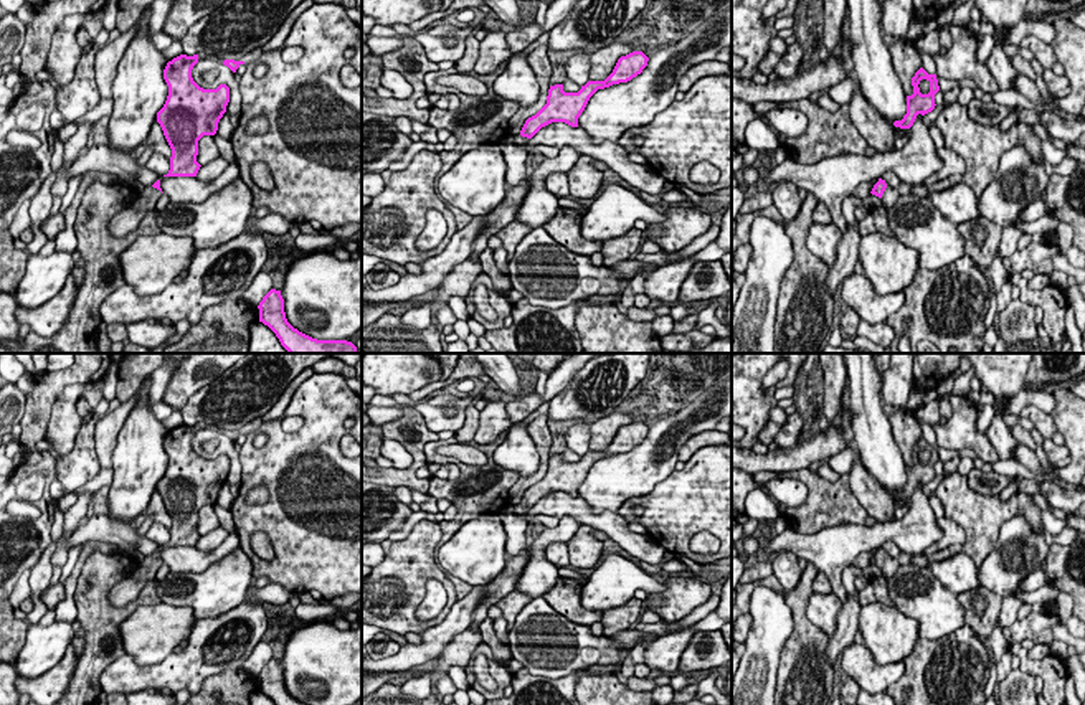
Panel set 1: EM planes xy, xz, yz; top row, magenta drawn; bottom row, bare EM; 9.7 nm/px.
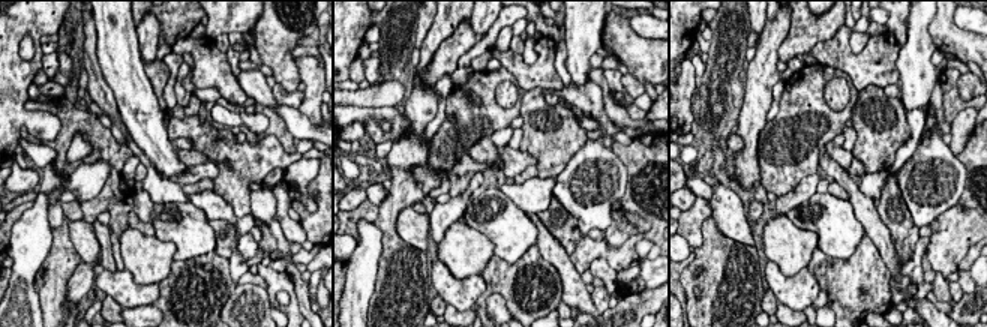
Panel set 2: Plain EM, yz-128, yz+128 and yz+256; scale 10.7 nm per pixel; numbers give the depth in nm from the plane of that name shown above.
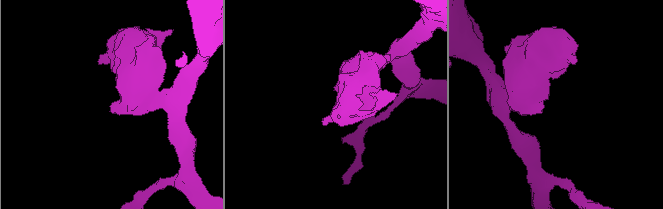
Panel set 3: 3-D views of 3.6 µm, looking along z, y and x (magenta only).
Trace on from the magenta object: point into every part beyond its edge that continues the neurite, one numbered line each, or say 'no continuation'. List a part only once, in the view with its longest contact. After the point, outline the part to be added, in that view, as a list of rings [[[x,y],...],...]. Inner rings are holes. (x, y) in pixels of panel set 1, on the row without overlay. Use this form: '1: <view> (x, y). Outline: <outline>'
1: yz (890, 565). Outline: [[[887,555],[884,565],[882,565],[882,571],[884,571],[884,578],[888,580],[898,568],[898,561],[893,560],[892,556]]]

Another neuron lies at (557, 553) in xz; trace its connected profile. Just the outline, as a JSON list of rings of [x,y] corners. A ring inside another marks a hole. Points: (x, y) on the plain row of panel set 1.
[[[560,542],[550,543],[545,558],[557,568],[566,568],[570,565],[568,545]]]

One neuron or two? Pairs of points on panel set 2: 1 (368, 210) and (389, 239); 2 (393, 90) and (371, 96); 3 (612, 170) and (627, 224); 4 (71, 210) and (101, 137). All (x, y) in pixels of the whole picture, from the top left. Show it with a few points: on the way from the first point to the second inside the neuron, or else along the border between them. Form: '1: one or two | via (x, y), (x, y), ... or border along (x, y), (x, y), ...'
1: two | border along (378, 207), (378, 216), (374, 222)
2: one | via (387, 95), (377, 95)
3: two | border along (612, 212), (611, 222), (605, 231)
4: two | border along (78, 203), (83, 218)

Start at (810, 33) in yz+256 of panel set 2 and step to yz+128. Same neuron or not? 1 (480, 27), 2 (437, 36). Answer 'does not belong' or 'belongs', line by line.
1: does not belong
2: does not belong

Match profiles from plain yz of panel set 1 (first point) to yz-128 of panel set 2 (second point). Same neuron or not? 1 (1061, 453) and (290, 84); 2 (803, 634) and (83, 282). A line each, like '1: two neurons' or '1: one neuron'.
1: two neurons
2: two neurons

